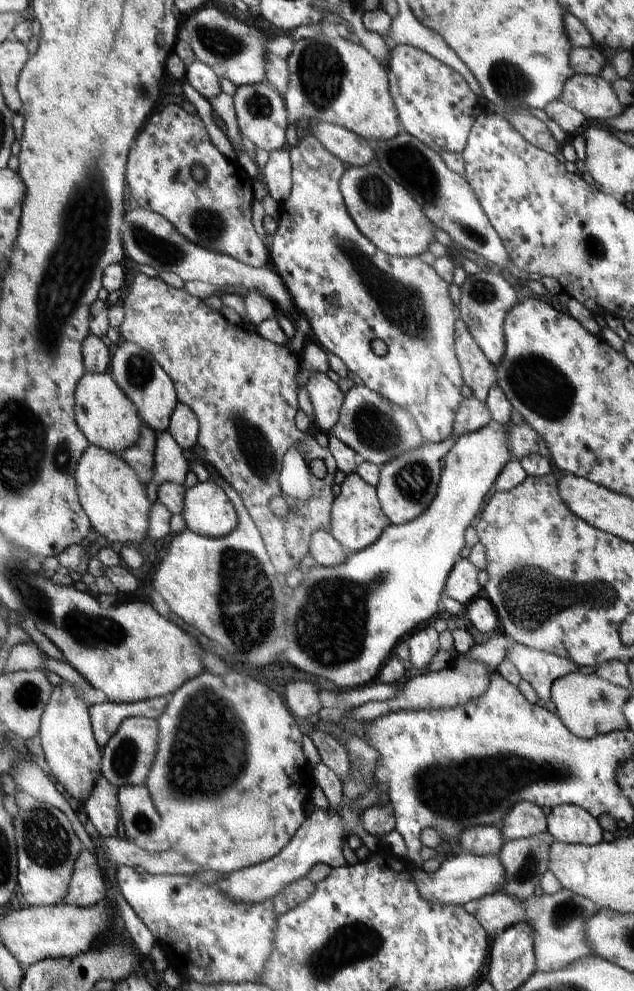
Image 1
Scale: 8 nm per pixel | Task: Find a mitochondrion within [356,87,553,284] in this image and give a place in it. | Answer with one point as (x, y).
(410, 164)

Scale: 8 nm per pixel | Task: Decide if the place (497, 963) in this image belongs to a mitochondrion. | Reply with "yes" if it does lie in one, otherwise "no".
no

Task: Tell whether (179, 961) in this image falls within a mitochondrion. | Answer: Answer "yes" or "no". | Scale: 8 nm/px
no

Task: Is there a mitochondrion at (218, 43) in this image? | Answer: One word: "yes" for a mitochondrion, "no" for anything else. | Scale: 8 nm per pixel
yes

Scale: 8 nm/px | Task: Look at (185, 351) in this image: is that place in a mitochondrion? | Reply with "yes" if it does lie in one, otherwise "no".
no

